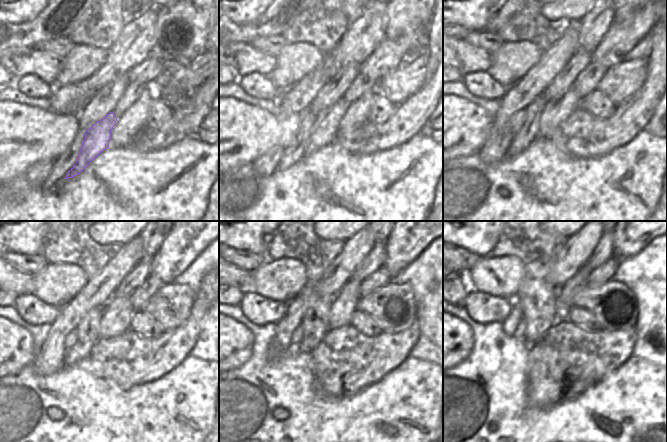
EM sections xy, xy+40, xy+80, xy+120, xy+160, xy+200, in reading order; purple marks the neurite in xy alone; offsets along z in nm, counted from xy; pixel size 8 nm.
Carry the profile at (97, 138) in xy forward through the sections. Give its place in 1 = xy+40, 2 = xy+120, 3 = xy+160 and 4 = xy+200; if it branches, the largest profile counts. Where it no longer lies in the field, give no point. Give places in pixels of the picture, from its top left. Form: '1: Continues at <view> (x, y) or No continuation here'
1: Continues at xy+40 (324, 129)
2: Continues at xy+120 (116, 319)
3: Continues at xy+160 (344, 304)
4: Continues at xy+200 (563, 303)

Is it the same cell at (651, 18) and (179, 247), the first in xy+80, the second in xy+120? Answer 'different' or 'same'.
same

